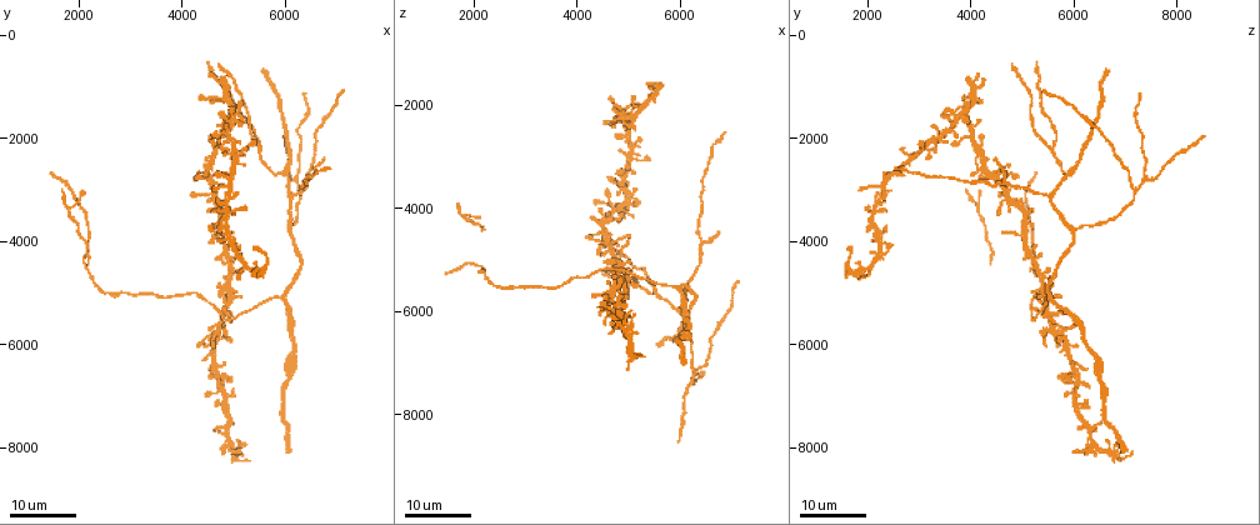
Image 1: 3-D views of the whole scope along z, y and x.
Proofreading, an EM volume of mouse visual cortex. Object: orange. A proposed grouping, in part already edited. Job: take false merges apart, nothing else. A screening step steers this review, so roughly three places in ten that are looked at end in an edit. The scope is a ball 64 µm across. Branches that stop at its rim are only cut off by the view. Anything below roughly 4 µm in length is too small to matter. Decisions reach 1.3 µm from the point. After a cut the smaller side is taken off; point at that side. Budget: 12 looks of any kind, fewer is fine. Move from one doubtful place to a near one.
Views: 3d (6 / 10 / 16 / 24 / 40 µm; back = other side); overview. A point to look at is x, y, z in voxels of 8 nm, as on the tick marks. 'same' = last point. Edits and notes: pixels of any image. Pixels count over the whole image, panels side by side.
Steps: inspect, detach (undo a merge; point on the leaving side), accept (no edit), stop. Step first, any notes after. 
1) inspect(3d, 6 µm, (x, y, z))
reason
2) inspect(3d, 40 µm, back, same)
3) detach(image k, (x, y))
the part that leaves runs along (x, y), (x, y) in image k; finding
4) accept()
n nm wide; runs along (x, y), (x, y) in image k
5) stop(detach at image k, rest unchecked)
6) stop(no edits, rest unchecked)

inspect(3d, 24 µm, (6400, 2850, 4650))
three arms meet

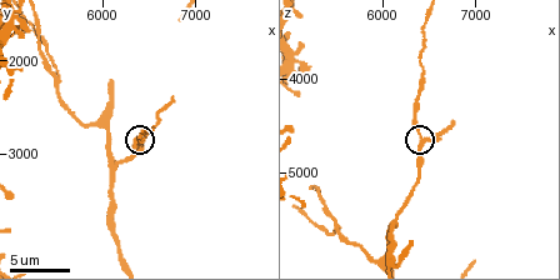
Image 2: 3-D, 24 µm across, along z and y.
inspect(3d, 10 µm, same)

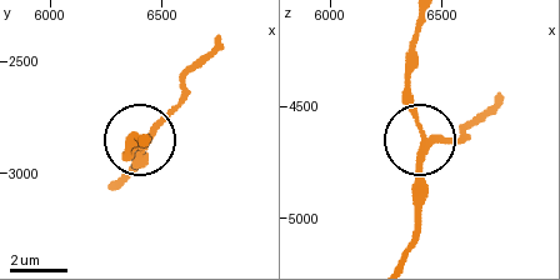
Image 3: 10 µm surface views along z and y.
inspect(3d, 10 µm, back, same)
other side

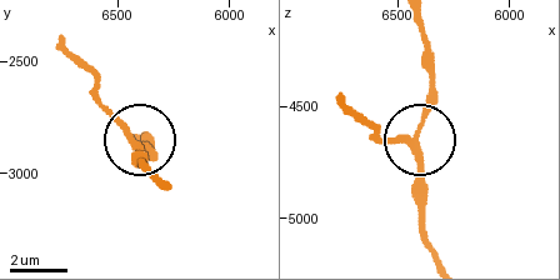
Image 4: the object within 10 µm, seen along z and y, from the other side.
accept()
3 arms; runs along (441, 259), (424, 230), (415, 139), (374, 136) in image 4; continuous, no second cell

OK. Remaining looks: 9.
inspect(3d, 16 µm, (5950, 2700, 5950))

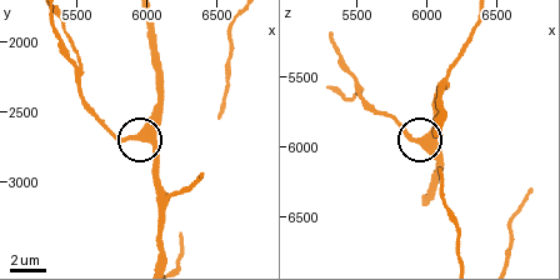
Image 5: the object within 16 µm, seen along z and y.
accept()
440 nm wide; runs along (163, 259), (159, 156), (141, 134), (163, 109) in image 5; all the same cell

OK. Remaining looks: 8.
inspect(3d, 10 µm, (5500, 2200, 5550))
arms part here

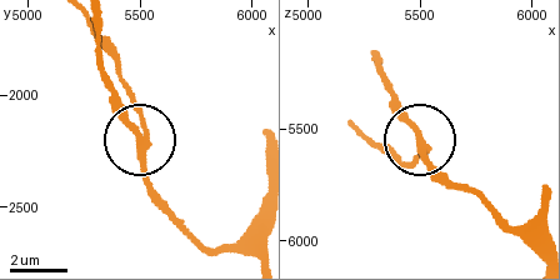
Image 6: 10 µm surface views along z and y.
accept()
runs along (538, 215), (509, 226), (428, 163), (423, 140), (409, 165) in image 6; all the same cell

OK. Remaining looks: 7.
inspect(3d, 16 µm, (4700, 5400, 5150))
three arms meet

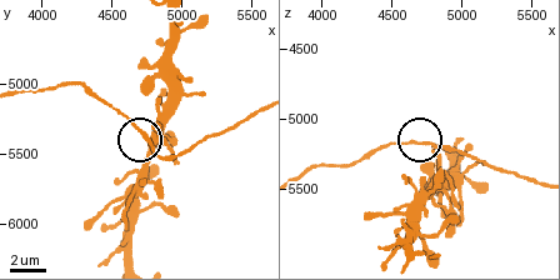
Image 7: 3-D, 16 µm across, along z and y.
inspect(3d, 6 µm, (4740, 5360, 5200))

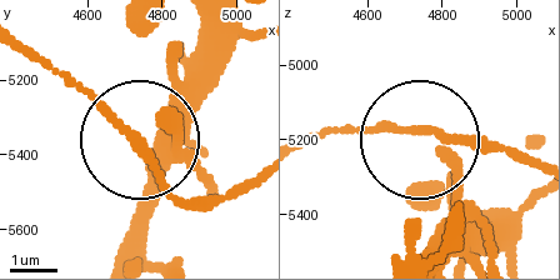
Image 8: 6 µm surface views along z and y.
accept()
130 nm wide; one cell here

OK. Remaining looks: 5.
inspect(3d, 16 µm, (6300, 3500, 6900))
thick turns thin

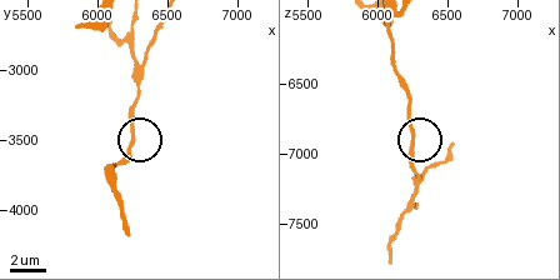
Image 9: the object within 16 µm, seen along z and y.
inspect(3d, 6 µm, (6260, 3480, 6880))
zoom in

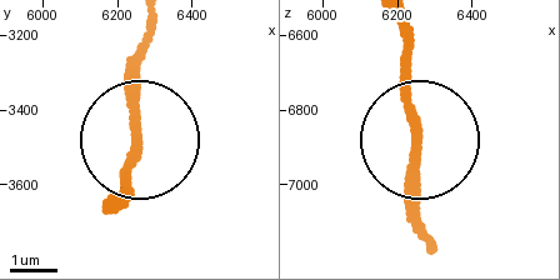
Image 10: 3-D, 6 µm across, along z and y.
accept()
runs along (111, 204), (135, 144), (135, 53) in image 10; all the same cell

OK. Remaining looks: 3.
inspect(3d, 16 µm, (6250, 2750, 7400))
a fork

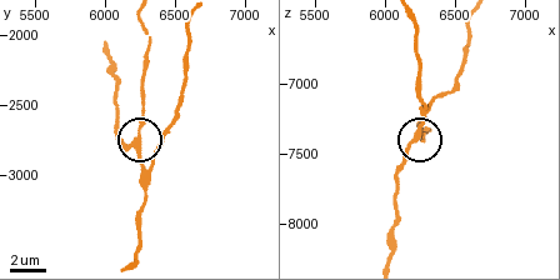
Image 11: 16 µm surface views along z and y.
inspect(3d, 10 µm, (6180, 2760, 7420))

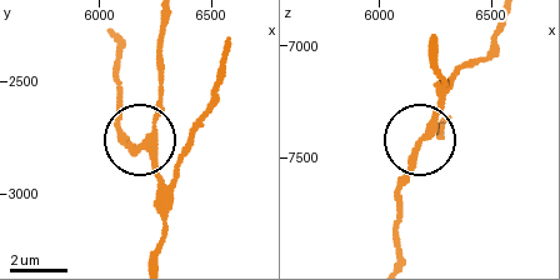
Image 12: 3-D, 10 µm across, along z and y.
inspect(3d, 10 µm, back, (6200, 2770, 7410))
other side

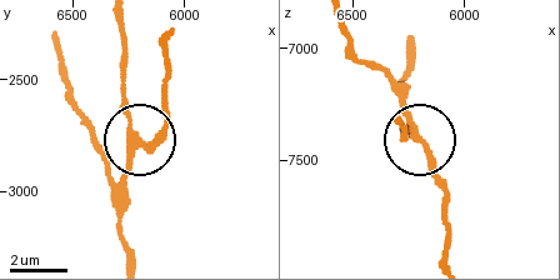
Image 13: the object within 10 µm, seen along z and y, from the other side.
accept()
3 arms; runs along (409, 49), (401, 104), (444, 198) in image 13; one cell here

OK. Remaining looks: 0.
stop(no edits, rest unchecked)

